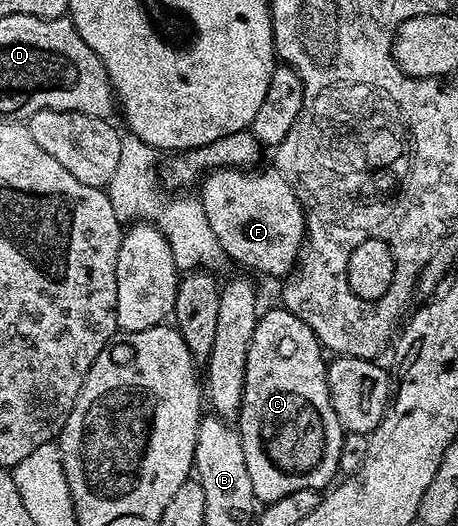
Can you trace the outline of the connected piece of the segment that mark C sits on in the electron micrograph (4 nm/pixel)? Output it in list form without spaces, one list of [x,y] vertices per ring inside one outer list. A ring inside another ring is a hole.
[[[265,309],[259,315],[254,340],[250,340],[250,352],[246,352],[246,384],[238,429],[246,468],[250,471],[250,484],[254,484],[254,496],[261,503],[282,500],[282,496],[290,496],[290,492],[320,492],[333,485],[339,471],[339,453],[342,452],[346,431],[334,413],[334,404],[330,404],[325,351],[312,329],[289,310]]]

